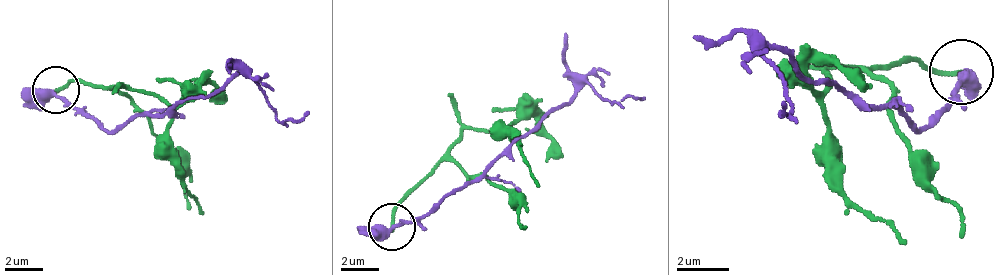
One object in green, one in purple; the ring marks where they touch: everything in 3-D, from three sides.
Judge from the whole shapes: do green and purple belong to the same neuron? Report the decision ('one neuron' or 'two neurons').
two neurons

